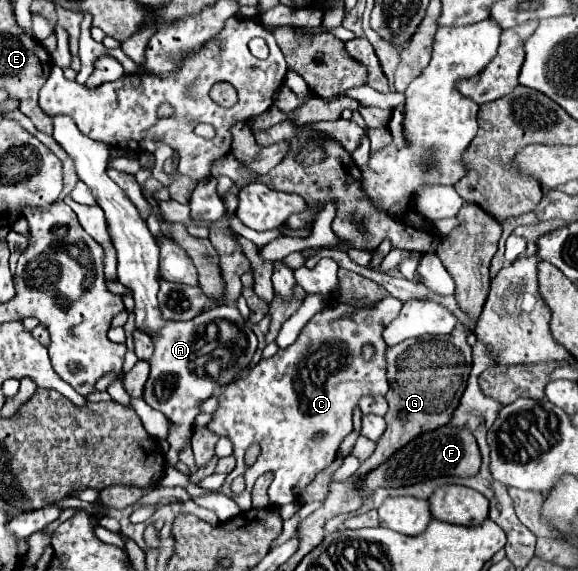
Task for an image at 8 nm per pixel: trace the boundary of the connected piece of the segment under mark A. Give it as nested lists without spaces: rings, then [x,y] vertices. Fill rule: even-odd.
[[[55,116],[53,118],[53,138],[57,140],[57,144],[75,160],[75,168],[77,168],[77,174],[79,178],[91,188],[97,204],[103,208],[105,212],[105,220],[107,220],[107,228],[109,228],[109,234],[113,238],[113,246],[117,250],[117,256],[119,256],[119,266],[117,266],[117,274],[119,274],[119,282],[129,286],[133,290],[133,298],[135,298],[135,330],[141,330],[145,334],[149,334],[153,338],[153,346],[155,346],[155,352],[153,356],[149,358],[149,366],[151,366],[151,372],[149,372],[149,380],[145,382],[145,390],[143,390],[143,400],[163,412],[167,416],[167,420],[171,422],[171,426],[175,428],[169,428],[169,436],[167,436],[167,442],[171,444],[171,450],[169,454],[165,454],[165,458],[170,467],[175,467],[179,460],[179,452],[189,444],[191,440],[191,434],[193,434],[193,426],[195,426],[195,416],[199,414],[199,404],[205,402],[207,398],[211,398],[215,394],[215,390],[219,386],[225,386],[229,382],[235,380],[235,374],[239,368],[249,368],[251,364],[251,358],[257,350],[257,338],[253,334],[253,330],[249,328],[249,324],[241,318],[241,316],[227,316],[227,308],[211,308],[211,310],[205,310],[203,314],[199,314],[197,318],[189,320],[189,322],[167,322],[163,320],[161,316],[161,310],[159,310],[159,304],[155,300],[155,294],[159,292],[159,282],[157,282],[157,274],[159,274],[159,246],[153,238],[151,232],[147,232],[147,224],[145,220],[141,218],[139,210],[135,208],[135,204],[127,198],[127,194],[107,176],[107,158],[109,158],[109,148],[103,144],[103,142],[95,142],[87,136],[83,136],[75,122],[67,116]],[[207,324],[217,324],[219,328],[223,326],[229,326],[231,332],[223,332],[219,330],[219,338],[213,340],[213,338],[205,338],[205,326]]]

